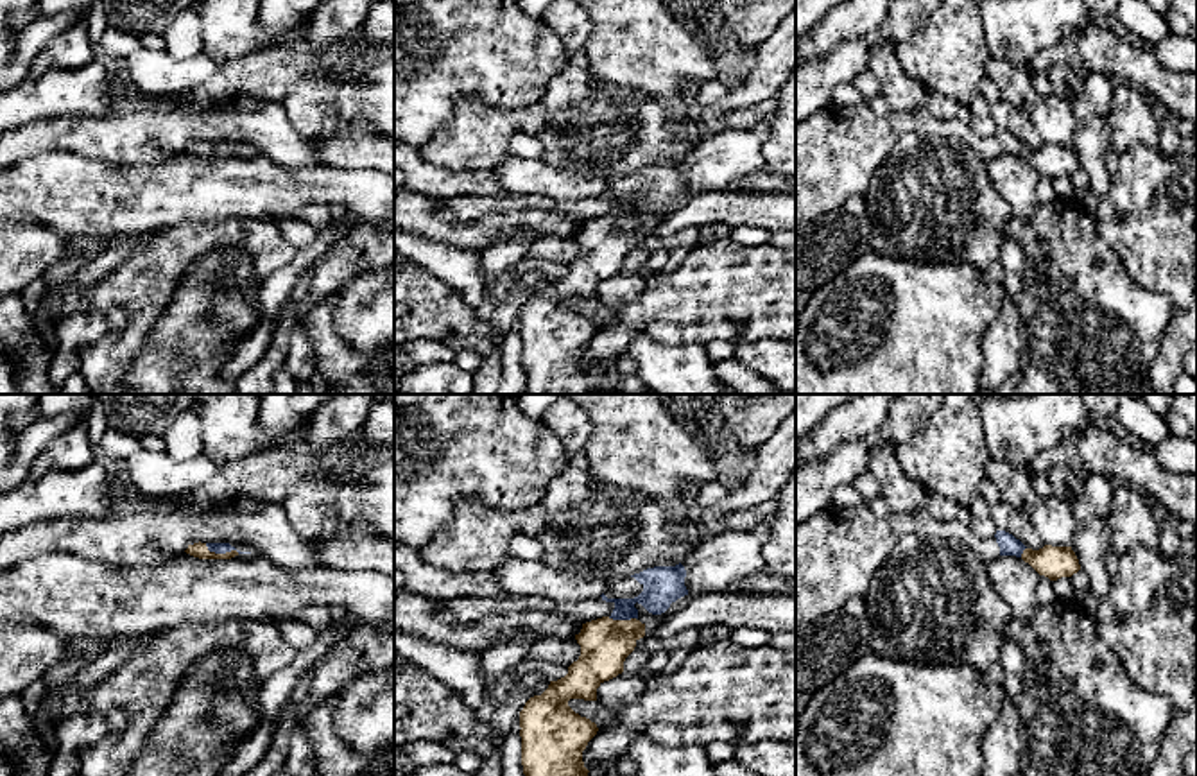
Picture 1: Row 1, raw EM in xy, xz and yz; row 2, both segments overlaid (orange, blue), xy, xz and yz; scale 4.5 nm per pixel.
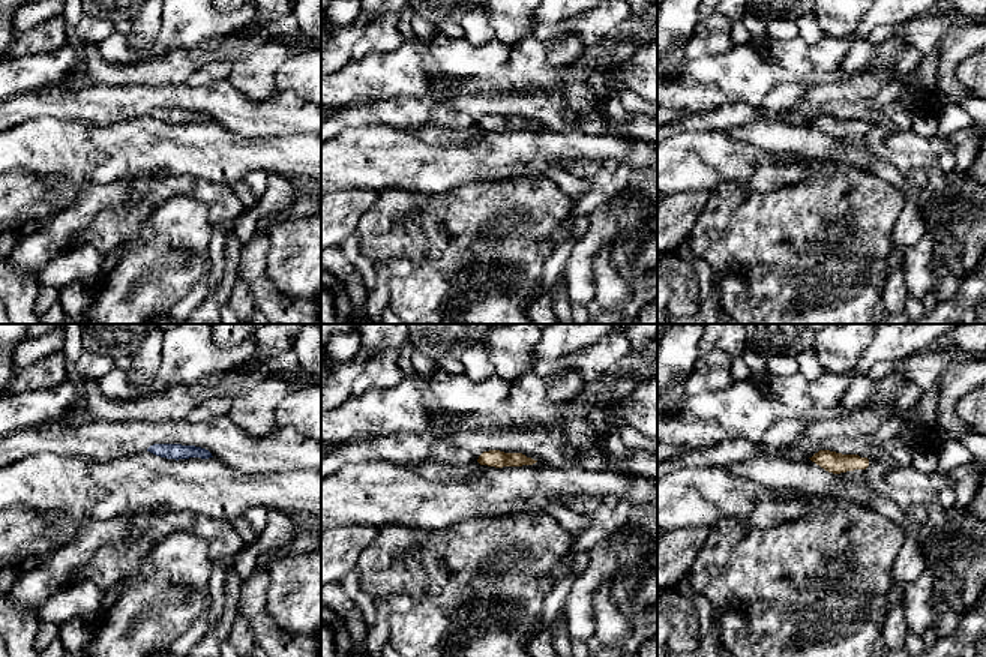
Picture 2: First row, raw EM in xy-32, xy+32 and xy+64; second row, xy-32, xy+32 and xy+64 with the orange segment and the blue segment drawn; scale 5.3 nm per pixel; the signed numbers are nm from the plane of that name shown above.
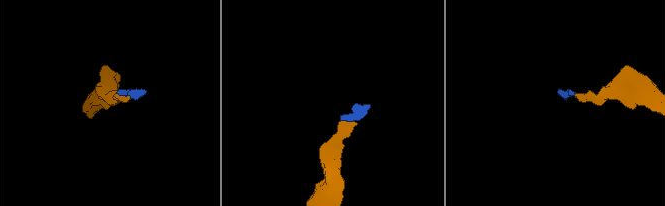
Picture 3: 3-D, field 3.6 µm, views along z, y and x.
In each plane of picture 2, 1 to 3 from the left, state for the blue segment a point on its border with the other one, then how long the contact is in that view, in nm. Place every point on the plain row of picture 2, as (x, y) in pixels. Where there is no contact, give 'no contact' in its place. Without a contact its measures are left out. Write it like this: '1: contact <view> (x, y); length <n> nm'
1: no contact
2: no contact
3: no contact

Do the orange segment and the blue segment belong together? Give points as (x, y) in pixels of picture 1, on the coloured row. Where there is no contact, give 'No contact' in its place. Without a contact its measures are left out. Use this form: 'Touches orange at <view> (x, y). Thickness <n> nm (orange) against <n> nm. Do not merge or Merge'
Touches orange at xy (221, 554). Thickness 70 nm (orange) against 50 nm. Merge

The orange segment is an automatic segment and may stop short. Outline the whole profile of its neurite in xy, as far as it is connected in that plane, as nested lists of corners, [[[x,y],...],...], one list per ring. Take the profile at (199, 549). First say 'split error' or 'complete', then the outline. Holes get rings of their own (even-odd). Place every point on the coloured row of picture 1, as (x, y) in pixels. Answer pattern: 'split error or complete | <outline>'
split error | [[[201,541],[188,545],[185,552],[199,559],[231,559],[238,554],[251,554],[240,552],[229,543],[201,543]]]

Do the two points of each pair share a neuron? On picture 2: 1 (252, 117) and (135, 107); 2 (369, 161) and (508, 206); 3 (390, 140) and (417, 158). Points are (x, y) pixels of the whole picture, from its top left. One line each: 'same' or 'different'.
1: same
2: different
3: same

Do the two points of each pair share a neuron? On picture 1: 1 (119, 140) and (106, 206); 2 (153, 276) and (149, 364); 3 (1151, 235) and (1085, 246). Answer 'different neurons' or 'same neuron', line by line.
1: different neurons
2: different neurons
3: different neurons

